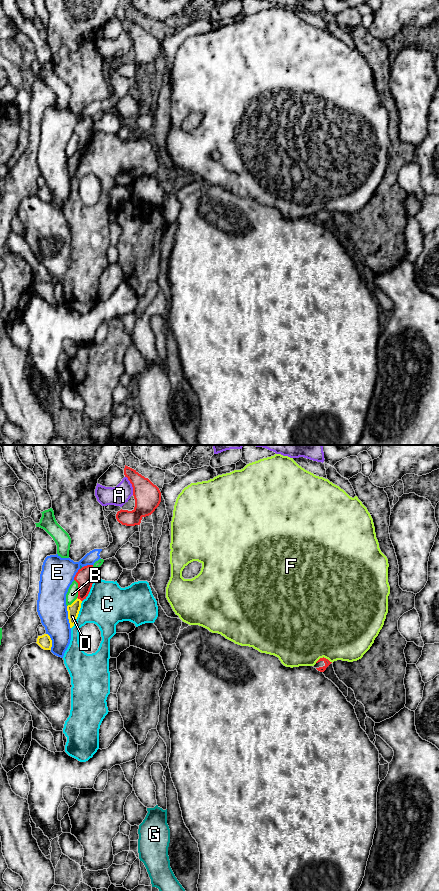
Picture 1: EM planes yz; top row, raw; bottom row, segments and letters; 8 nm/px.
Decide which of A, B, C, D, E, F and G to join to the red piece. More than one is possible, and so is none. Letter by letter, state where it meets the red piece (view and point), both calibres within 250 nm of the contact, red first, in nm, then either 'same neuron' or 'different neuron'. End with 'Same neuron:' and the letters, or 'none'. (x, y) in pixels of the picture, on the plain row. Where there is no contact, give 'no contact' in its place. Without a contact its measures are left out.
A: meets red in yz at (132, 37); 220 nm thick on the red side, 160 nm on the other; different neuron
B: meets red in yz at (78, 140); 140 nm thick on the red side, 90 nm on the other; different neuron
C: meets red in yz at (89, 143); 140 nm thick on the red side, 340 nm on the other; different neuron
D: meets red in yz at (79, 150); 140 nm thick on the red side, 100 nm on the other; different neuron
E: meets red in yz at (76, 126); 140 nm thick on the red side, 260 nm on the other; different neuron
F: meets red in yz at (323, 209); 50 nm thick on the red side, 500 nm on the other; different neuron
G: meets red in yz at (81, 120); 140 nm thick on the red side, 20 nm on the other; different neuron
Same neuron: none

